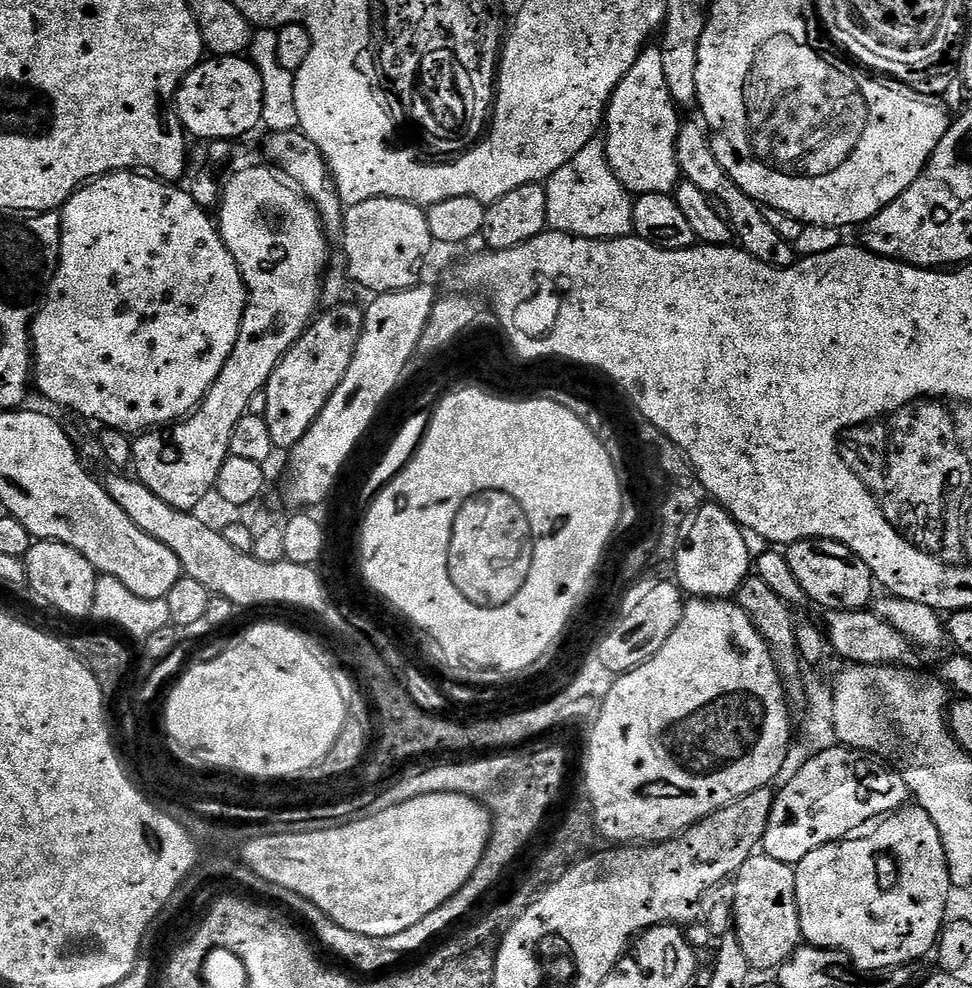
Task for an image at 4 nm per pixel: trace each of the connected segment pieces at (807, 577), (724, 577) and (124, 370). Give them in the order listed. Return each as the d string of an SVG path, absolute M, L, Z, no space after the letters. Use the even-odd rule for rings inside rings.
M799 540L787 545L790 571L802 586L805 597L828 612L867 609L873 603L874 581L870 566L837 540Z
M704 503L685 522L684 529L680 532L680 541L676 543L675 583L692 598L727 600L735 597L738 586L742 586L754 568L754 557L746 548L744 531L721 504Z
M125 170L97 176L95 180L77 188L60 212L60 259L56 261L48 291L44 293L31 326L34 388L46 399L61 404L69 413L105 428L117 428L119 432L143 434L156 430L179 421L200 407L204 395L210 386L214 386L222 366L226 366L226 358L230 358L238 342L244 309L250 300L244 280L240 277L240 268L228 252L213 217L211 220L209 213L194 202L188 191L174 185L151 174Z

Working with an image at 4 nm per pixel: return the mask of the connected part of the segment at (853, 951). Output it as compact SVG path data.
M905 806L891 813L875 825L869 836L857 835L855 838L838 840L834 844L827 844L802 858L796 869L796 905L800 919L800 934L803 943L813 944L815 948L833 948L835 952L843 952L849 961L857 964L860 972L877 972L878 970L891 970L911 965L911 960L920 960L928 951L930 953L937 947L941 929L946 923L944 911L948 908L948 895L954 892L950 882L950 874L946 866L946 854L942 850L942 838L938 834L938 826L930 822L930 814L919 806Z

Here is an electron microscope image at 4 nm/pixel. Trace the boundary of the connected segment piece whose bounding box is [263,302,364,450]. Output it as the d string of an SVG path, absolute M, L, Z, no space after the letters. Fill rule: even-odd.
M344 303L329 307L332 308L329 312L321 311L270 374L263 390L266 394L266 414L263 417L270 429L273 449L290 450L302 440L302 434L310 430L322 412L322 406L326 406L330 394L338 390L350 366L350 358L354 358L354 350L364 325L364 308Z

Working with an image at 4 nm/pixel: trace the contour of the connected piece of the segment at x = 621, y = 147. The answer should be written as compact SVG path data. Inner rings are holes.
M645 47L626 78L618 82L606 113L608 162L618 182L630 193L642 196L675 193L682 179L676 161L676 139L682 123L679 114L666 86L659 47Z

